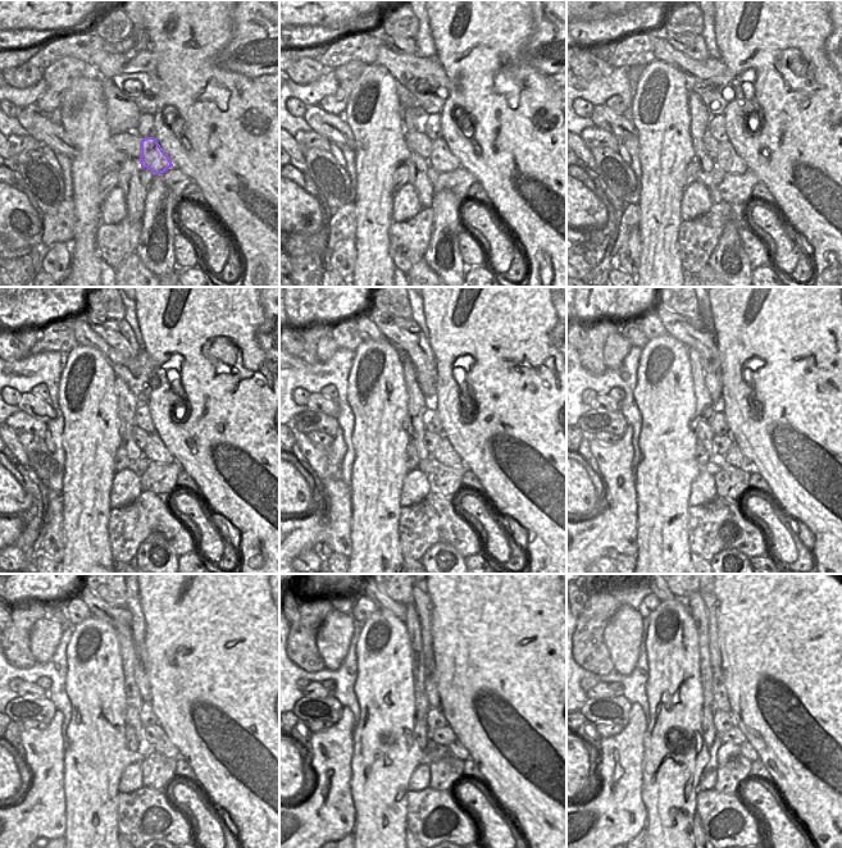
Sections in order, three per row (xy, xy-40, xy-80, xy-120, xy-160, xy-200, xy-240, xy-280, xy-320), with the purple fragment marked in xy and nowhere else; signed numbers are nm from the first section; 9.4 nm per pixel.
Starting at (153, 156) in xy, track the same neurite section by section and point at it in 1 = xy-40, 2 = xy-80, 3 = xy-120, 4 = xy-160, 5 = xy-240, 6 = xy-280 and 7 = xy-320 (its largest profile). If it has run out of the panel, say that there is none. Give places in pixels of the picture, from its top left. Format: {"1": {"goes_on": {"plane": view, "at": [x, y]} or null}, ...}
{"1": {"goes_on": {"plane": "xy-40", "at": [441, 159]}}, "2": {"goes_on": {"plane": "xy-80", "at": [727, 159]}}, "3": {"goes_on": {"plane": "xy-120", "at": [155, 450]}}, "4": {"goes_on": {"plane": "xy-160", "at": [445, 455]}}, "5": {"goes_on": {"plane": "xy-240", "at": [164, 746]}}, "6": {"goes_on": {"plane": "xy-280", "at": [455, 748]}}, "7": {"goes_on": {"plane": "xy-320", "at": [746, 750]}}}

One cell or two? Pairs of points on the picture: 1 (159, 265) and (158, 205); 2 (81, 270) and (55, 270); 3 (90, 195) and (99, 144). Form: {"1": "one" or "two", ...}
{"1": "one", "2": "two", "3": "one"}

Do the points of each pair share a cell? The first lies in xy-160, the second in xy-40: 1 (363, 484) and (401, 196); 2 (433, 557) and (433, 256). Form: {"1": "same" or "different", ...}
{"1": "different", "2": "same"}

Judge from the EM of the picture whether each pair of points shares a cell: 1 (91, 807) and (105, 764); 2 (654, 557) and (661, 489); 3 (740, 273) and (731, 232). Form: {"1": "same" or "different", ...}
{"1": "same", "2": "same", "3": "same"}

